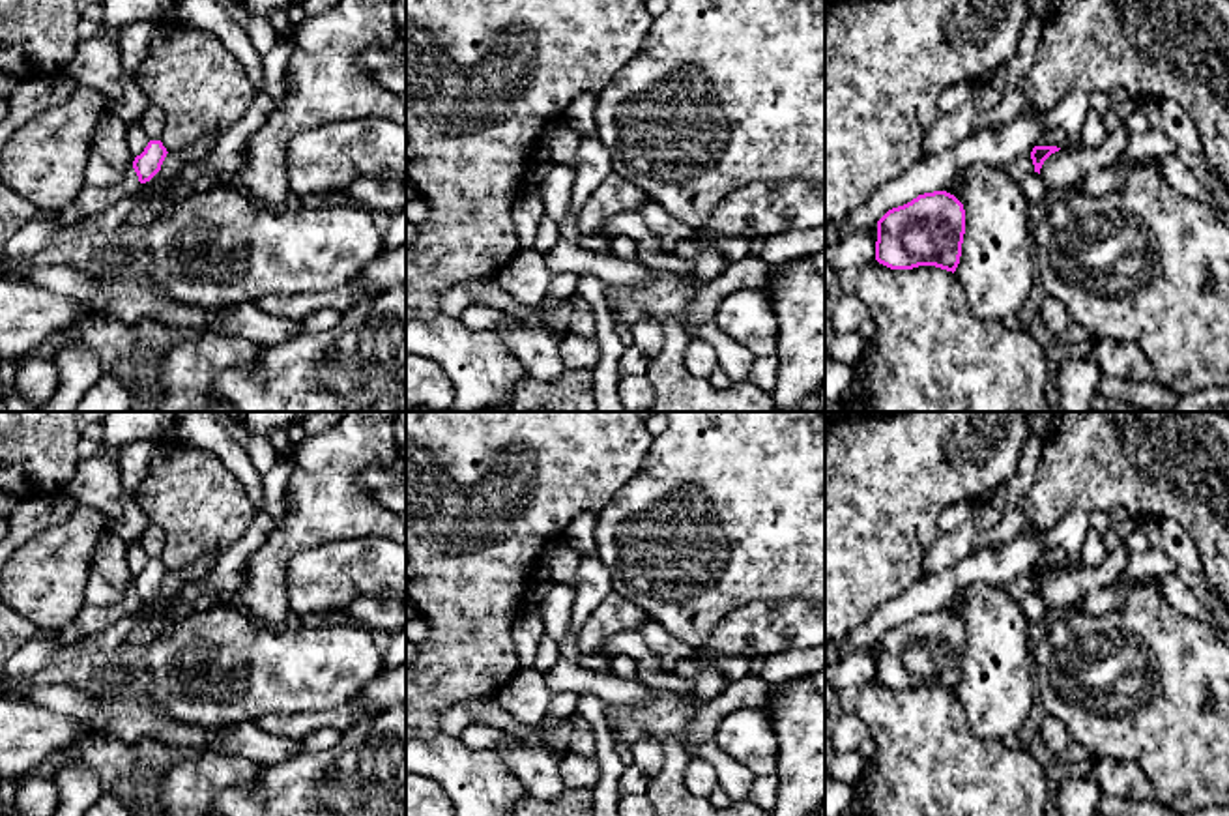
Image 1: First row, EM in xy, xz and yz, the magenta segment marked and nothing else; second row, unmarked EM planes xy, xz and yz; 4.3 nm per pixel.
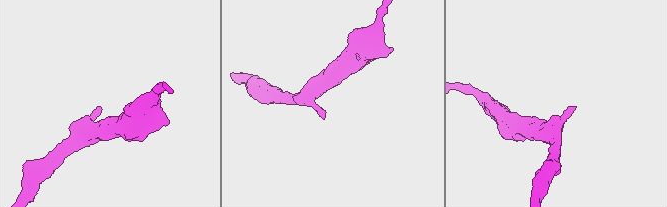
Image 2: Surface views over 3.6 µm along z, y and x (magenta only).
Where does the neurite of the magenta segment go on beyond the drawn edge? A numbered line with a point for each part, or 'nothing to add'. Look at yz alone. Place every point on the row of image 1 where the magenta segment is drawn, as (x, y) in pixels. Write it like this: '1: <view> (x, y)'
nothing to add

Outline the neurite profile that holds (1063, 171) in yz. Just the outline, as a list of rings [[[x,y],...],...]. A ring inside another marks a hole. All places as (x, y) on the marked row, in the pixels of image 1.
[[[1122,125],[1107,135],[1098,148],[1089,150],[1064,144],[1059,152],[1051,153],[1040,168],[1048,193],[1055,197],[1063,193],[1079,193],[1079,185],[1089,172],[1117,165],[1130,137],[1132,133]]]

